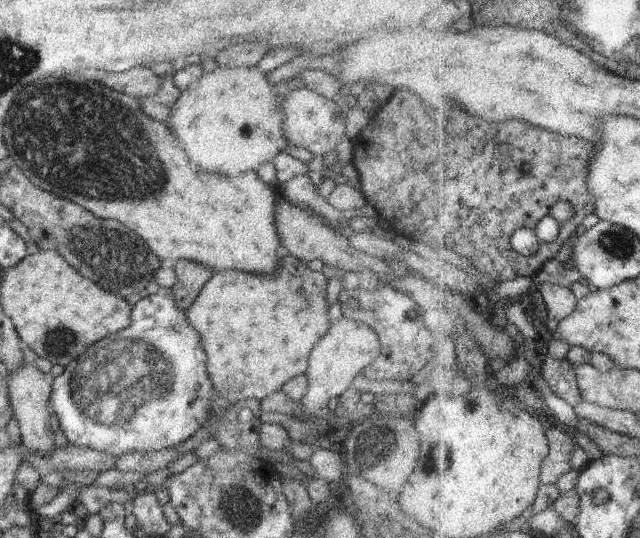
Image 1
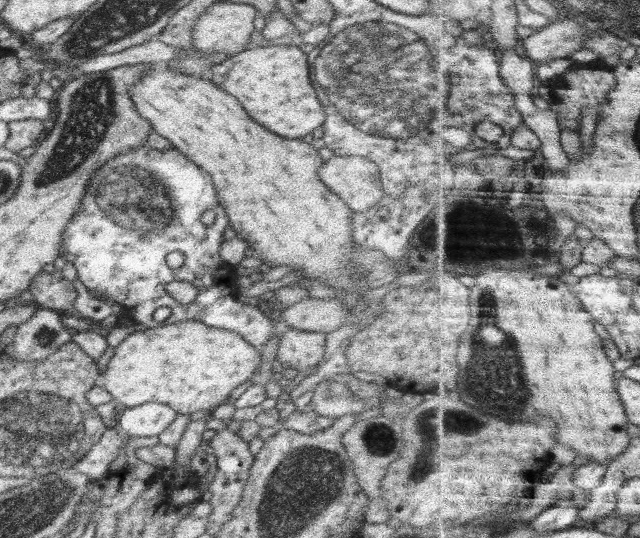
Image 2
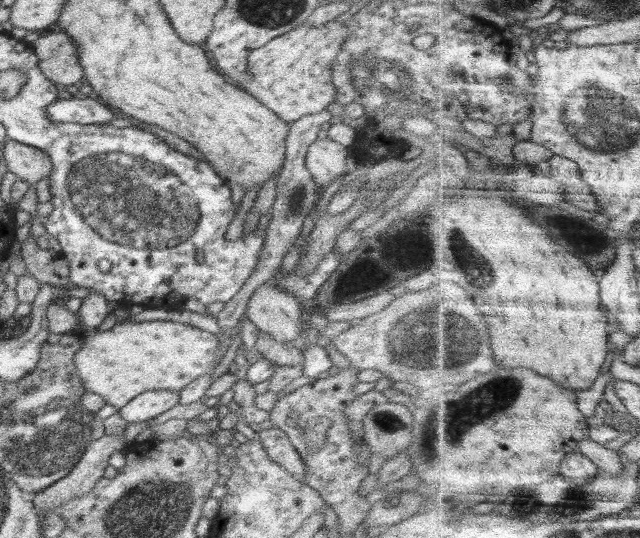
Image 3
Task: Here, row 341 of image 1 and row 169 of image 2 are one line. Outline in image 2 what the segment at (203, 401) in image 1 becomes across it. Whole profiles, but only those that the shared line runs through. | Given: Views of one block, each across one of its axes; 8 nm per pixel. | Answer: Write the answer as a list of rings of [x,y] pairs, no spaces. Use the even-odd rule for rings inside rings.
[[[144,145],[127,151],[101,167],[88,182],[86,194],[82,196],[82,204],[72,216],[72,222],[63,235],[65,256],[72,259],[77,278],[94,296],[103,299],[102,292],[106,292],[115,302],[128,308],[136,308],[138,304],[150,300],[152,326],[154,310],[160,306],[168,306],[171,310],[170,316],[159,322],[158,326],[182,321],[203,322],[214,328],[232,330],[242,335],[252,346],[258,347],[274,336],[280,337],[284,328],[269,319],[257,306],[239,302],[239,273],[220,258],[223,233],[229,222],[226,212],[218,204],[218,196],[212,184],[210,176],[206,176],[206,173],[174,148],[158,151],[150,145]],[[206,210],[213,210],[215,213],[214,224],[211,226],[206,226],[201,220]],[[174,280],[192,284],[199,291],[196,300],[190,304],[180,304],[174,300],[165,289],[166,285]]]

